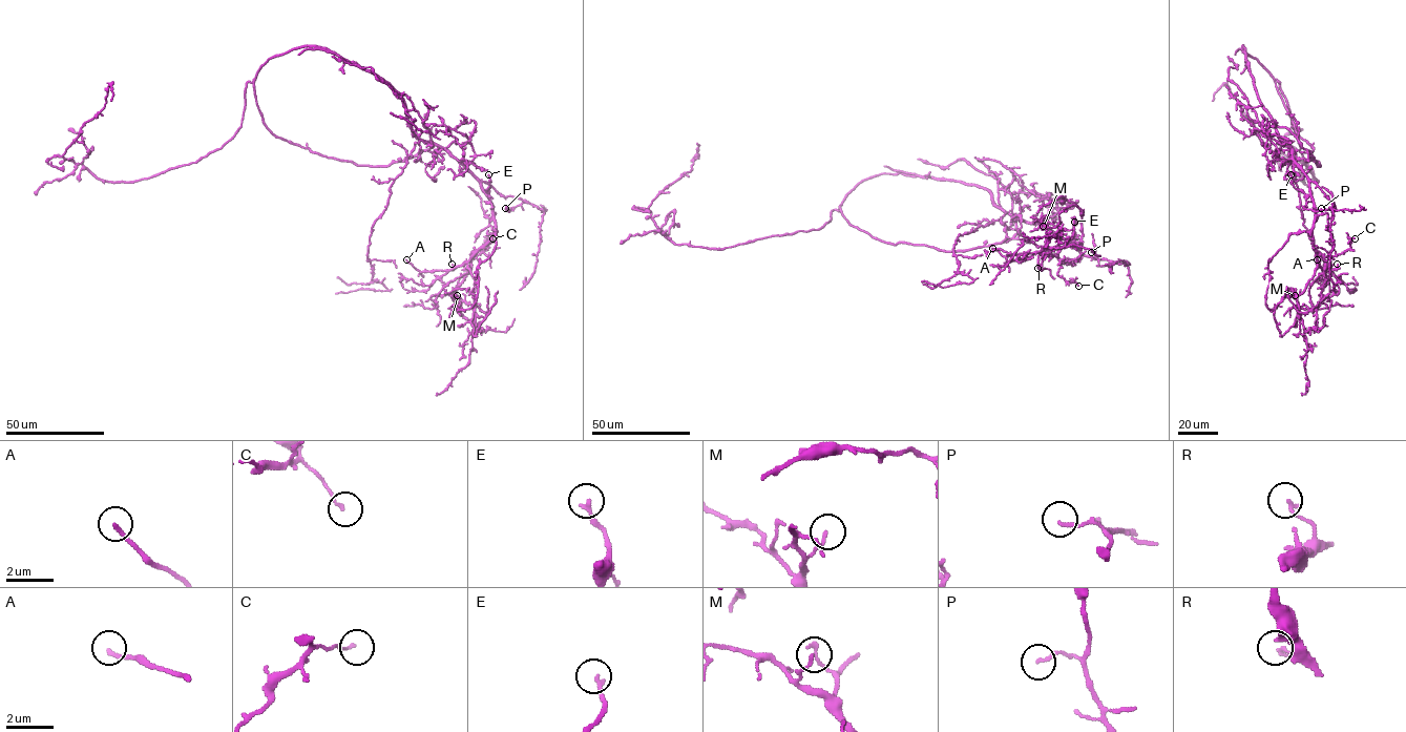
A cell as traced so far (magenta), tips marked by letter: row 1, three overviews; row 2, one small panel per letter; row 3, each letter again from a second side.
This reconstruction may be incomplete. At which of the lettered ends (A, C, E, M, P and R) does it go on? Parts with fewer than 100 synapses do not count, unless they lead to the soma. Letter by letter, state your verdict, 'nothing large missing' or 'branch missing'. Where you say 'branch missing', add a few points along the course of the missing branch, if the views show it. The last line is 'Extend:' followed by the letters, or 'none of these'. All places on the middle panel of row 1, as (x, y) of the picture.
A: nothing large missing
C: nothing large missing
E: nothing large missing
M: nothing large missing
P: nothing large missing
R: nothing large missing
Extend: none of these

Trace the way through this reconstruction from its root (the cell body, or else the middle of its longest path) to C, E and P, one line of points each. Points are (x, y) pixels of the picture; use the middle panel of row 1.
C: (900, 173), (986, 189), (1005, 212), (1079, 243), (1066, 244), (1057, 255), (1057, 274), (1078, 286)
E: (900, 173), (986, 189), (1005, 212), (1043, 223), (1066, 241), (1074, 241), (1074, 222)
P: (900, 173), (986, 189), (1005, 212), (1043, 224), (1084, 255), (1110, 263), (1099, 266), (1091, 252)

